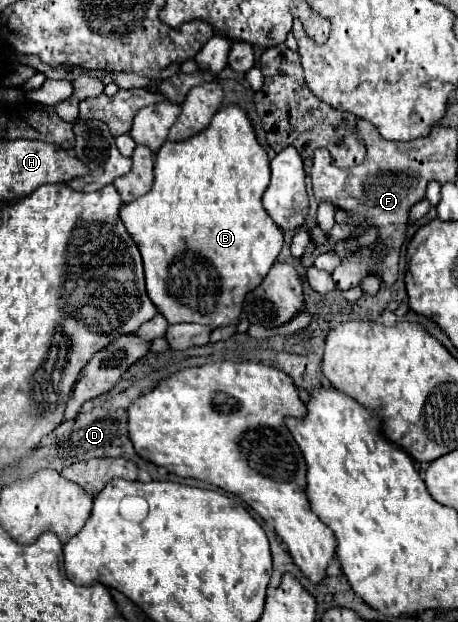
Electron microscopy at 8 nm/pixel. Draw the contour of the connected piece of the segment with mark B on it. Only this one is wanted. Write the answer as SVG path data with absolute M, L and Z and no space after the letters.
M235 104L219 110L211 124L197 136L161 146L155 156L155 182L151 192L125 204L119 216L139 246L147 294L169 324L195 322L209 328L239 324L245 294L263 282L283 248L281 228L261 206L269 176L269 158L257 142L247 114Z

